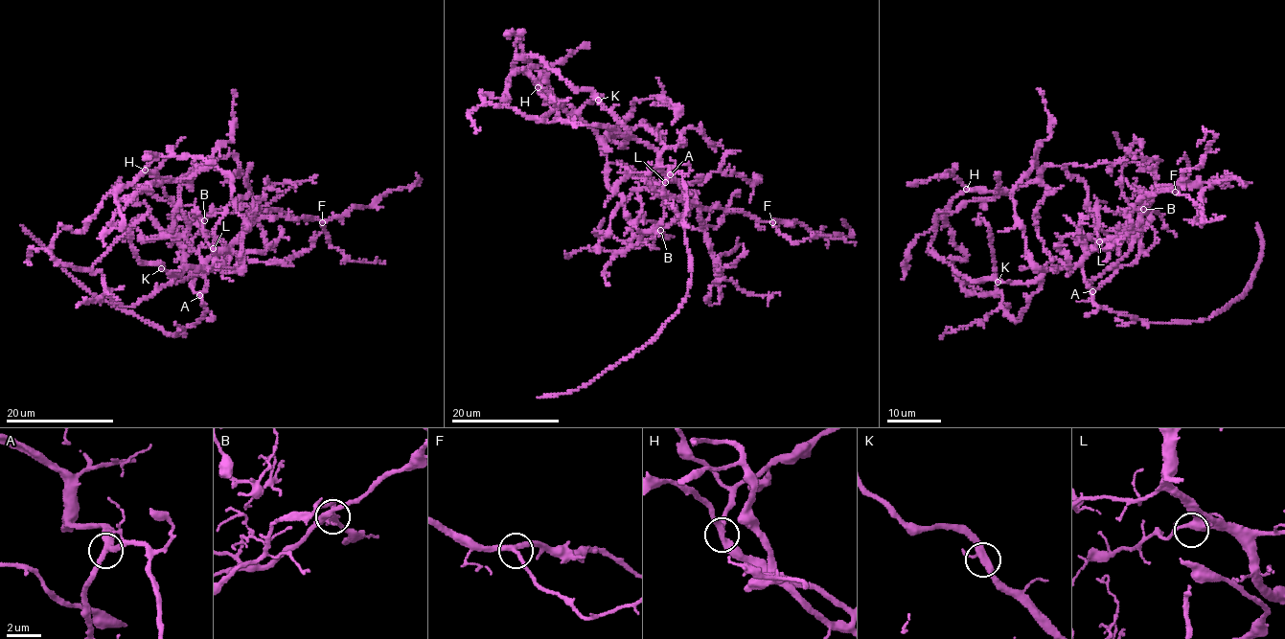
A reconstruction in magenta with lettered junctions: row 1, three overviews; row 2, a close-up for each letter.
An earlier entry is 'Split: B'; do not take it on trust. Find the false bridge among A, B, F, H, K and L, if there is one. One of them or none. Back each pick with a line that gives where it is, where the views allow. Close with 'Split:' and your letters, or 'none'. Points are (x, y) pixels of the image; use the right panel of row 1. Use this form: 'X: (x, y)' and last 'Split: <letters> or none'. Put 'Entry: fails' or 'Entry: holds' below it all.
B: (1143, 209)
Split: B
Entry: holds

